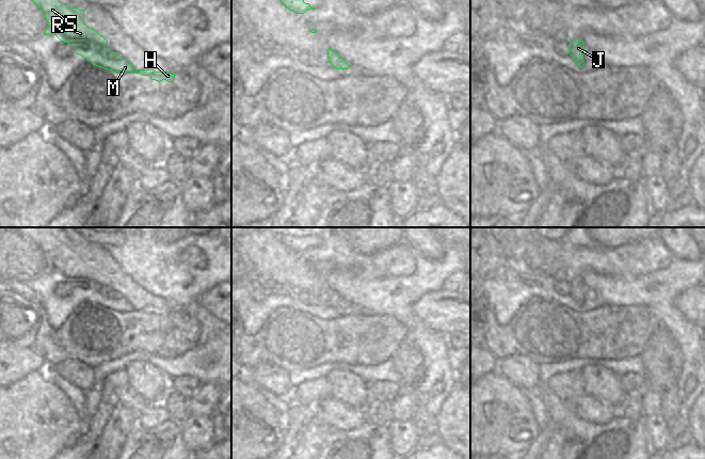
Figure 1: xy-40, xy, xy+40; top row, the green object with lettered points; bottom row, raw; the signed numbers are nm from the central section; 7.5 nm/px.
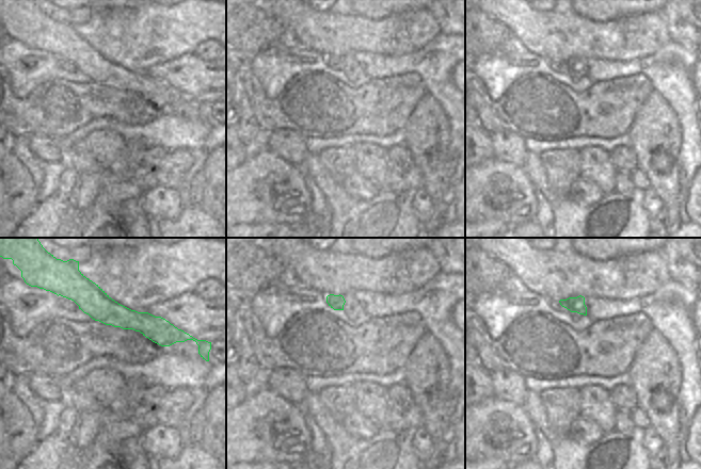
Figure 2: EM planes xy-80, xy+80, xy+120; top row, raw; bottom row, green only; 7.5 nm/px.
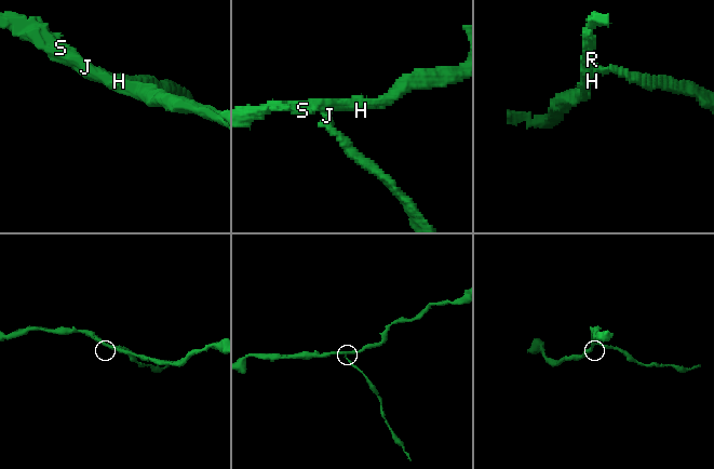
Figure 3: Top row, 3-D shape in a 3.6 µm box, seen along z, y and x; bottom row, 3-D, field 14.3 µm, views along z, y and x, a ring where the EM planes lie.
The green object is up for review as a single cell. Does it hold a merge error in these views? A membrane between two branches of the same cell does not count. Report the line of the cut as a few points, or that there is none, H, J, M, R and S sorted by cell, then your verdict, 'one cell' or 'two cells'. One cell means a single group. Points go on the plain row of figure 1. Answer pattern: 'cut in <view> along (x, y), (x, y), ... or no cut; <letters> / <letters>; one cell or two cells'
cut in xy+40 along (575, 299), (577, 301), (583, 300); H M R S / J; two cells

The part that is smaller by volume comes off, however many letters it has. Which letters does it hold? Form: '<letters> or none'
J

